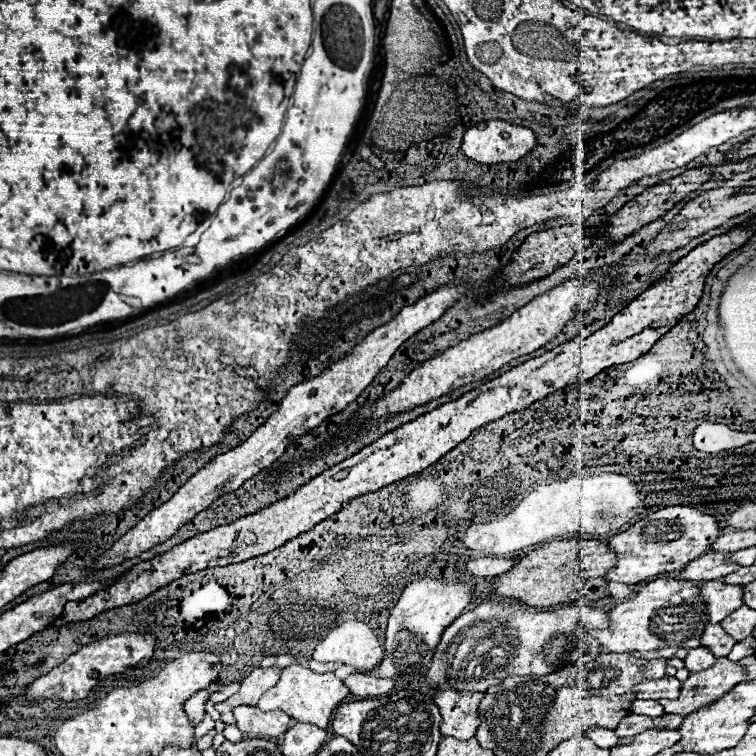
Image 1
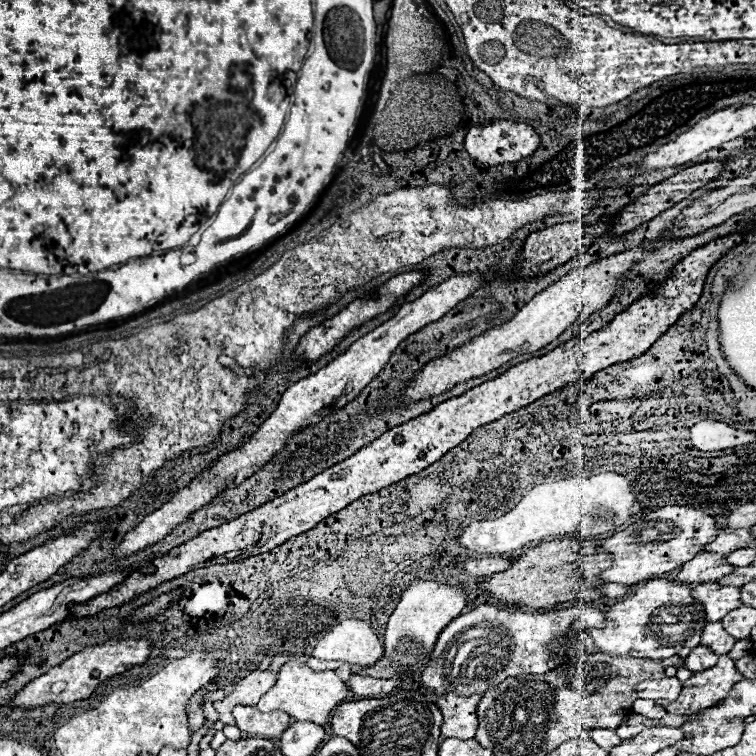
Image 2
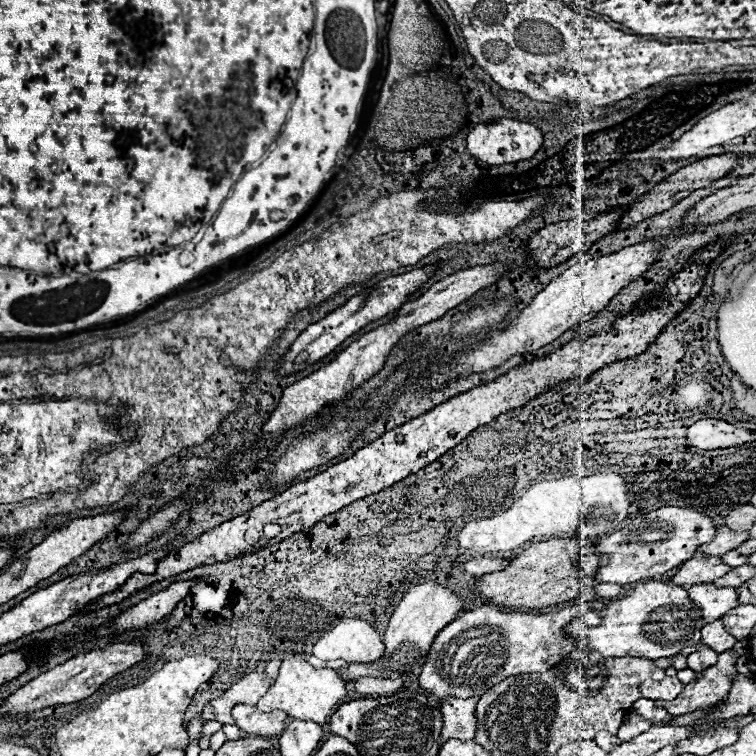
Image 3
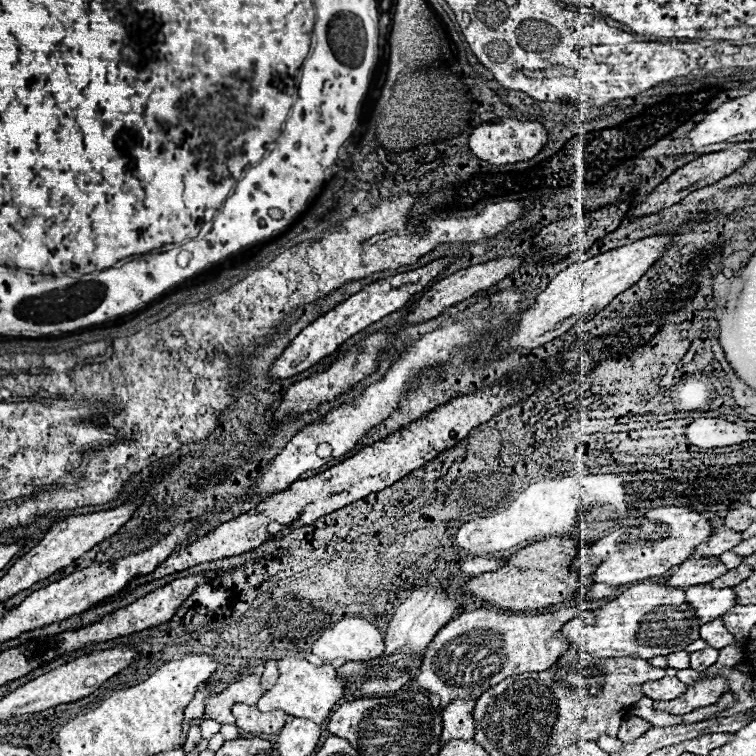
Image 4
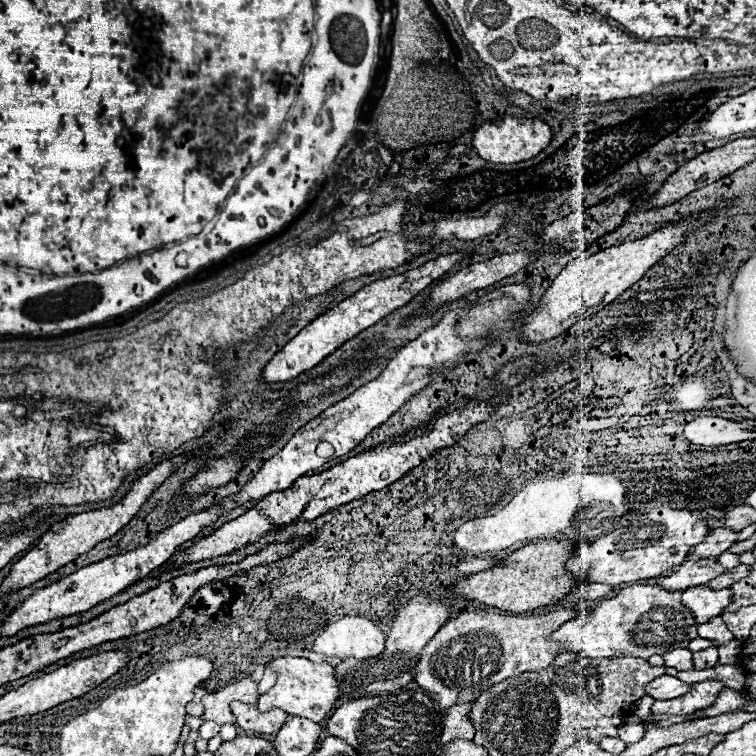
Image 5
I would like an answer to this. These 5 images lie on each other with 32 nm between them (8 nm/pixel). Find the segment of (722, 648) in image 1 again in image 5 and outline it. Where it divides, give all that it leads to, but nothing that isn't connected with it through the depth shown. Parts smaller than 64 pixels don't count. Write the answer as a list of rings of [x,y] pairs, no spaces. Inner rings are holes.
[[[716,616],[712,618],[710,622],[704,622],[698,626],[698,636],[700,638],[706,638],[706,640],[712,640],[714,644],[728,644],[730,640],[734,640],[732,632],[724,626],[724,620],[722,616]]]

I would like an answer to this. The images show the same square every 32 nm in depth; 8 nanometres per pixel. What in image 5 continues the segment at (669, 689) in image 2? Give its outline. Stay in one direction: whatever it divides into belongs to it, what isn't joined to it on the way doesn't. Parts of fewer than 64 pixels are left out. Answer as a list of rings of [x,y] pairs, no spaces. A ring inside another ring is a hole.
[[[664,674],[664,676],[656,678],[656,680],[652,680],[652,682],[646,686],[646,694],[652,696],[654,700],[678,698],[678,696],[684,696],[688,690],[690,690],[690,684],[680,682],[678,678],[668,676],[668,674]]]

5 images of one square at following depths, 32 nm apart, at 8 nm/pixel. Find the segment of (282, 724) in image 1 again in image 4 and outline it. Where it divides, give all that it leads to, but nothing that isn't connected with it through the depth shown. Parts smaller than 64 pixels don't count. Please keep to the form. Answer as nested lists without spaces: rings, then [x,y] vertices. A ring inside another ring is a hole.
[[[236,702],[232,706],[232,714],[236,716],[236,726],[250,734],[278,734],[288,722],[288,714],[282,710],[260,712],[256,706]]]

